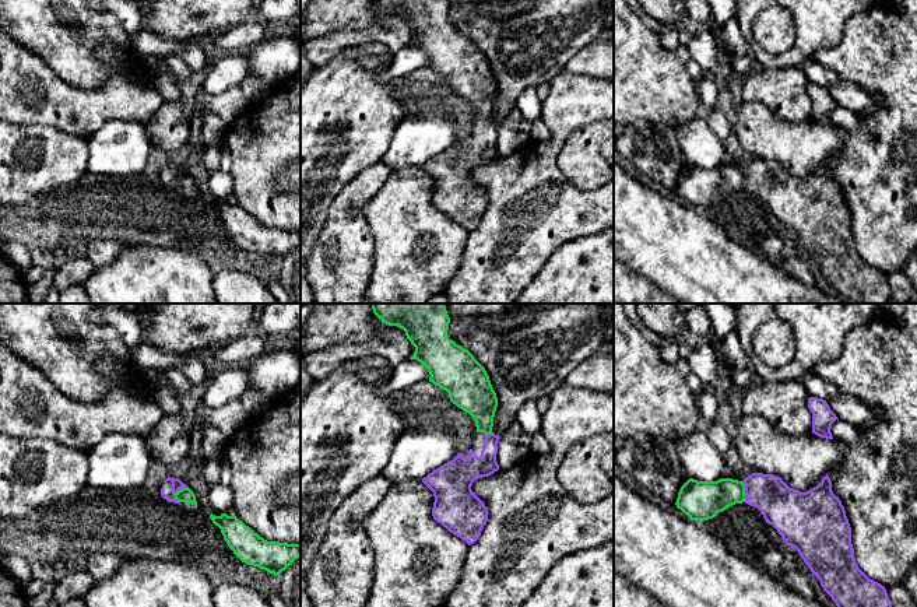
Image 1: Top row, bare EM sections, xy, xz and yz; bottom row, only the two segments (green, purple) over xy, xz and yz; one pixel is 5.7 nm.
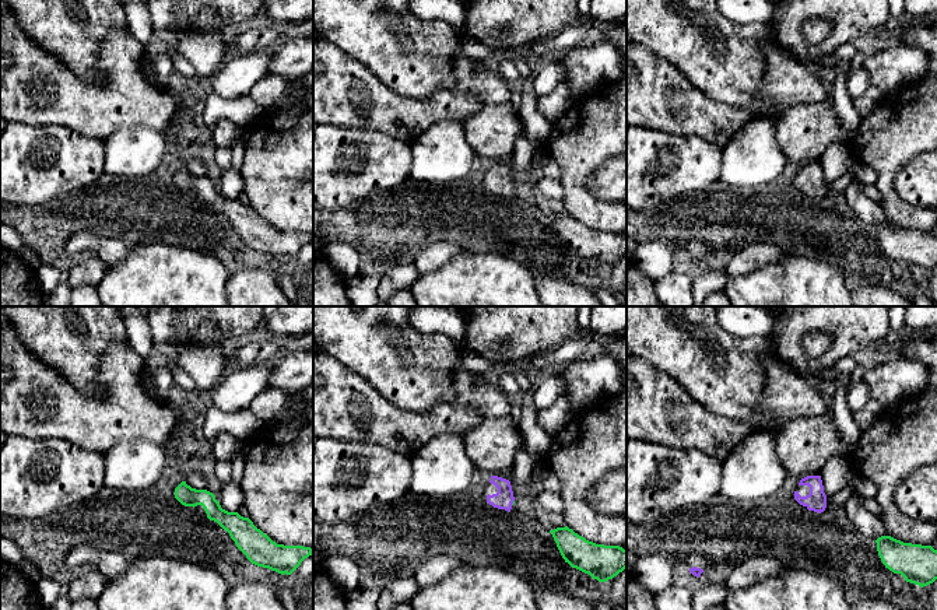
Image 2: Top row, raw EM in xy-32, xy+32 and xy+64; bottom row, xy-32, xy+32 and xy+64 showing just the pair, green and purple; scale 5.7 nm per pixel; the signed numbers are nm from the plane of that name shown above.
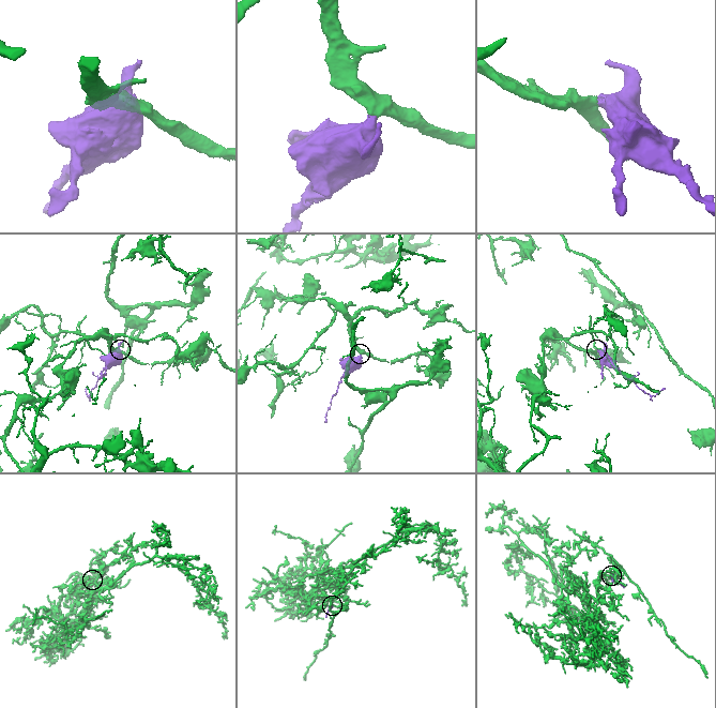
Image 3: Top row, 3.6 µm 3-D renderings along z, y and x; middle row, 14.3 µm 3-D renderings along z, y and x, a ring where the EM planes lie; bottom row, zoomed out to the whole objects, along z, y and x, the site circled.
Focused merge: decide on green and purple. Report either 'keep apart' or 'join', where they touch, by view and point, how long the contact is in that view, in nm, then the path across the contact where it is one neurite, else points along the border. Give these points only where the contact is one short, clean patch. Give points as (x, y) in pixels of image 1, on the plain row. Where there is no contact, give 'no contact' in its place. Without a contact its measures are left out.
join; contact xy (179, 176); length 100 nm; way xy (185, 181), (179, 176), (176, 171)

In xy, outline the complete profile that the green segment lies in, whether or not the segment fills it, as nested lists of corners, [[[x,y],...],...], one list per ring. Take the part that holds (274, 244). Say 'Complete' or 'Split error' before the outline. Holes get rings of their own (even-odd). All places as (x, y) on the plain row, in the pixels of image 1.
Complete. [[[211,200],[210,206],[221,215],[228,234],[246,252],[259,253],[277,263],[301,245],[301,231],[267,228],[236,203]]]

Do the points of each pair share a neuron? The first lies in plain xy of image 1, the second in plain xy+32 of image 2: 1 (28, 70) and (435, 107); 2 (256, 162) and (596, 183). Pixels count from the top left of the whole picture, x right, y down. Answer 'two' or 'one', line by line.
1: one
2: two

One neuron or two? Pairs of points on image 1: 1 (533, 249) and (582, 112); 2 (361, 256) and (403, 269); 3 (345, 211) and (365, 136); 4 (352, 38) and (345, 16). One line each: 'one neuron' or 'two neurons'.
1: one neuron
2: two neurons
3: two neurons
4: two neurons

